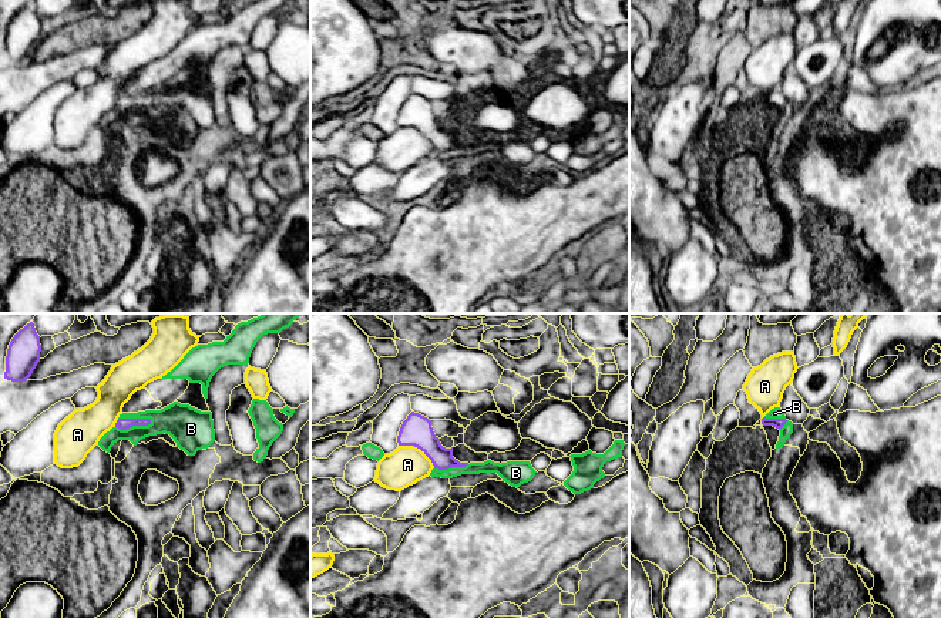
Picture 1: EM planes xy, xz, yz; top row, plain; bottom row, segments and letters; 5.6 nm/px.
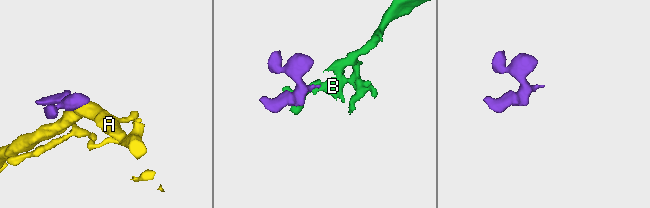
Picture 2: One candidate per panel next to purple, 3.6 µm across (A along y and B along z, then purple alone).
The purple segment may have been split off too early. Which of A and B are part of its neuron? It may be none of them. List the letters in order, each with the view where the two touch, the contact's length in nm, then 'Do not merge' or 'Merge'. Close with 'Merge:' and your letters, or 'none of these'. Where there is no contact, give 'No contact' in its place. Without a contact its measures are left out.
A: Touches purple in xz. Shared border 240 nm. Do not merge
B: Touches purple in xy. Shared border 220 nm. Do not merge
Merge: none of these

